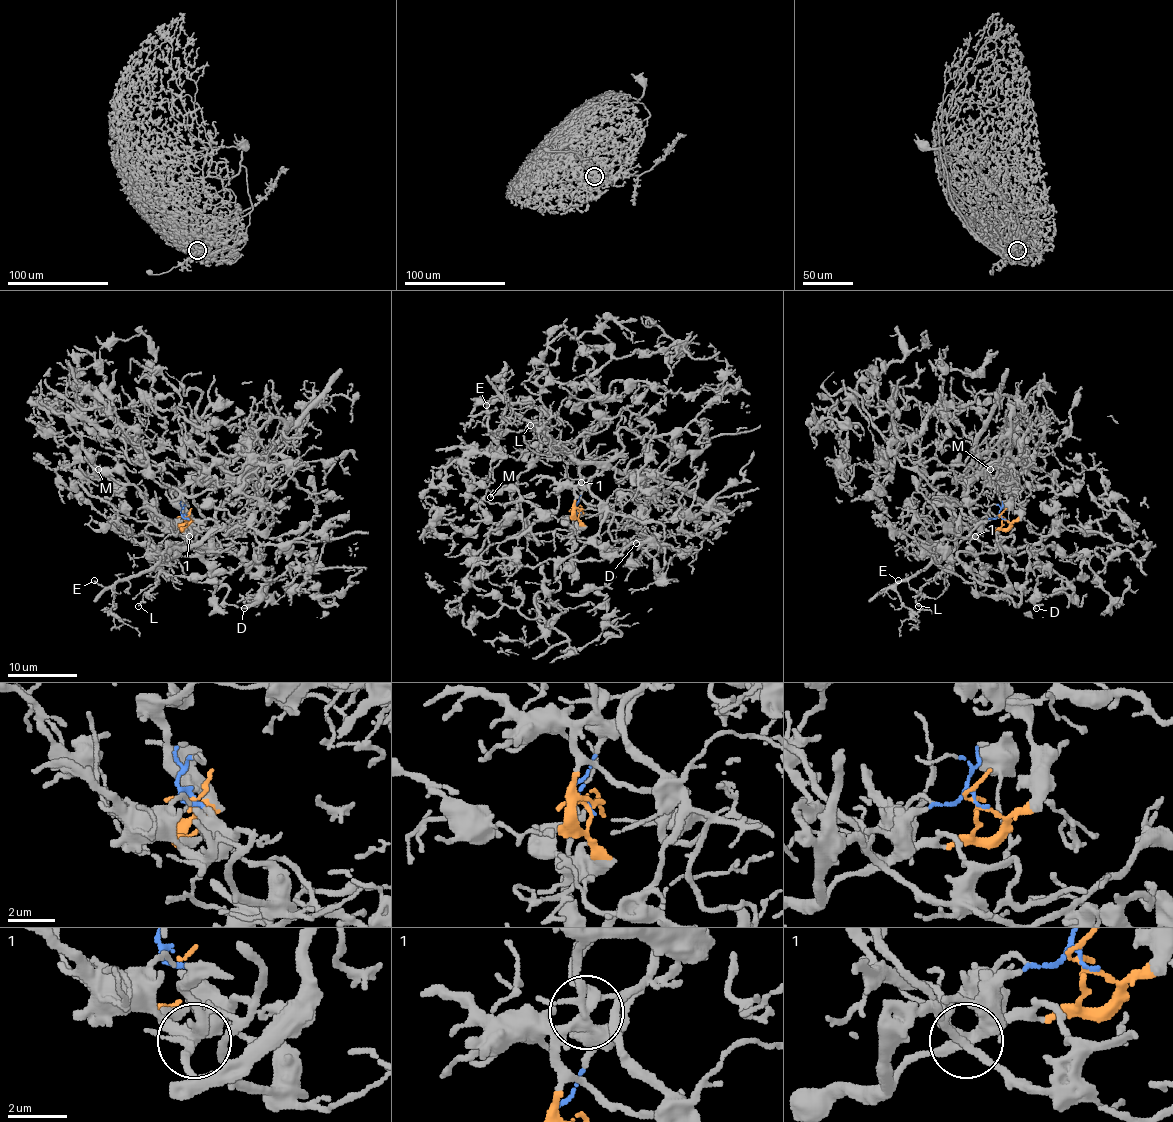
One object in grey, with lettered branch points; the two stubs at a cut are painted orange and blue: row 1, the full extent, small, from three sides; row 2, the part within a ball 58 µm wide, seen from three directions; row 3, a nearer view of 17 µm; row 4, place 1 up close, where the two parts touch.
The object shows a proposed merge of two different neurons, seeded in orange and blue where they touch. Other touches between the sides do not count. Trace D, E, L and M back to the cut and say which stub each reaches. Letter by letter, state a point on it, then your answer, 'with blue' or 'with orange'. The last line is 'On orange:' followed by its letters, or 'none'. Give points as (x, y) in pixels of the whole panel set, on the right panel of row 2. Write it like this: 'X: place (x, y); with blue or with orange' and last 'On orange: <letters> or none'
D: place (1036, 608); with orange
E: place (898, 580); with blue
L: place (918, 606); with blue
M: place (990, 469); with orange
On orange: D, M

